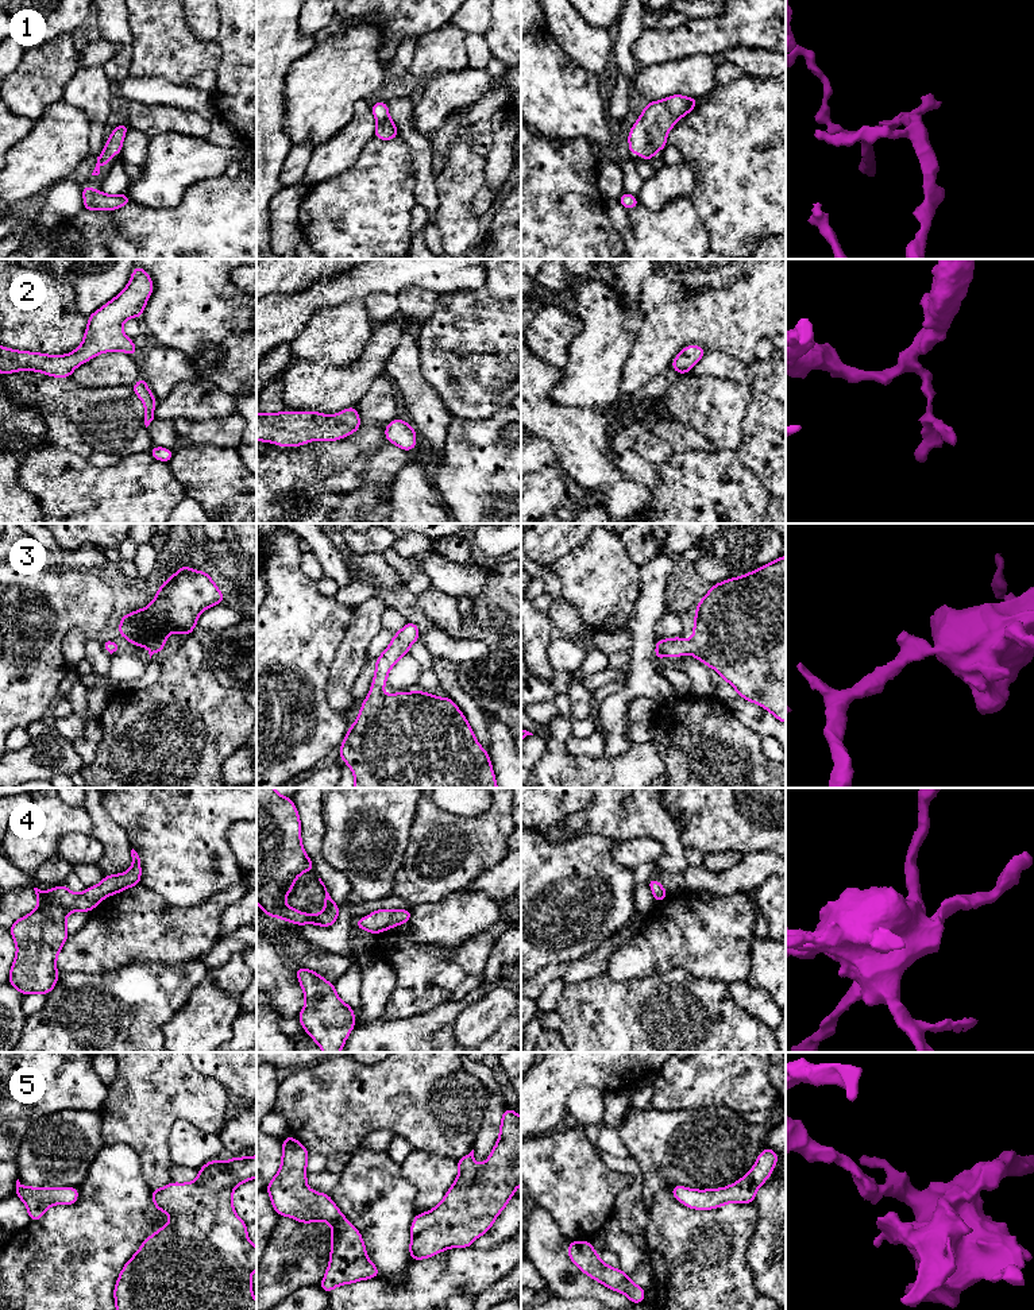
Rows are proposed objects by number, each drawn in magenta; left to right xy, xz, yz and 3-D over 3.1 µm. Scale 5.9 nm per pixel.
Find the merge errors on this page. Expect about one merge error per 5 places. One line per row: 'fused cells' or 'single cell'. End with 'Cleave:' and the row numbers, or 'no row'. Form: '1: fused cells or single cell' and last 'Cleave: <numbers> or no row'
1: single cell
2: single cell
3: single cell
4: single cell
5: single cell
Cleave: no row

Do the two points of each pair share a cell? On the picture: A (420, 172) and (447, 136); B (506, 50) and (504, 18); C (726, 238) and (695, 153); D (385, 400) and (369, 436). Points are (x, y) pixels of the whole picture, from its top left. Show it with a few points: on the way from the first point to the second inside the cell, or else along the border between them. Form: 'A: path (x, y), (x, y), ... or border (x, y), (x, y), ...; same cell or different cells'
A: border (428, 140), (433, 151); different cells
B: path (506, 42), (506, 26); same cell
C: path (726, 216), (726, 184), (717, 174); same cell
D: path (377, 409), (373, 426); same cell

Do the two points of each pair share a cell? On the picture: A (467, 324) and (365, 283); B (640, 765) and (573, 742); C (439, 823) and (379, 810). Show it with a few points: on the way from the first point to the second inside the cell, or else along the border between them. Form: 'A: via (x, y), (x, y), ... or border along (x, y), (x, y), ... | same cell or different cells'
A: border along (470, 289), (443, 292), (439, 296) | different cells
B: border along (573, 753), (594, 758), (604, 756) | different cells
C: border along (419, 802), (406, 849) | different cells

